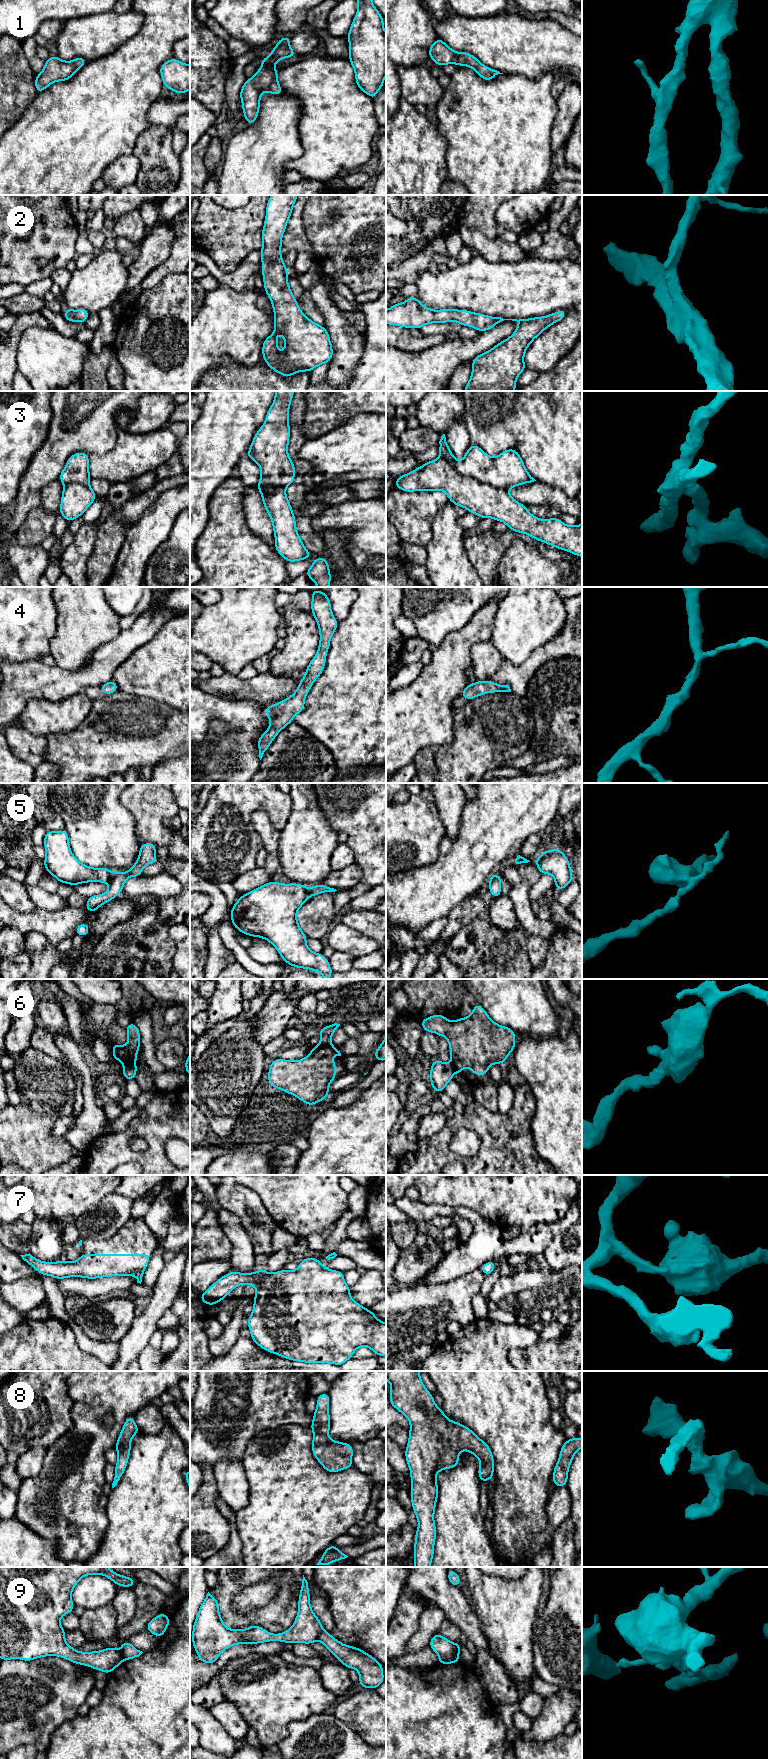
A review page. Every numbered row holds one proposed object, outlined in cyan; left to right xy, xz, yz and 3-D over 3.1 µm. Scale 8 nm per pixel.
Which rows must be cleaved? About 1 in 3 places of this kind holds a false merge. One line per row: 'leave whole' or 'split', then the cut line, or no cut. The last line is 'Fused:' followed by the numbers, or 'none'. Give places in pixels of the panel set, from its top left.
1: leave whole | no cut
2: leave whole | no cut
3: split | yz (440, 455), (460, 473), (494, 487), (504, 488), (507, 491)
4: leave whole | no cut
5: split | xy (114, 873), (108, 882)
6: split | xy (124, 1065), (135, 1066)
7: leave whole | no cut
8: leave whole | no cut
9: split | yz (453, 1644), (454, 1651), (458, 1655)
Fused: 3, 5, 6, 9

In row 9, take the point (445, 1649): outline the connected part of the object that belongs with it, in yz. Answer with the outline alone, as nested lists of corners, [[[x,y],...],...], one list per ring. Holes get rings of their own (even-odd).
[[[438,1632],[431,1638],[429,1646],[438,1654],[438,1664],[452,1664],[460,1662],[459,1655],[455,1654],[454,1643],[441,1636]]]

